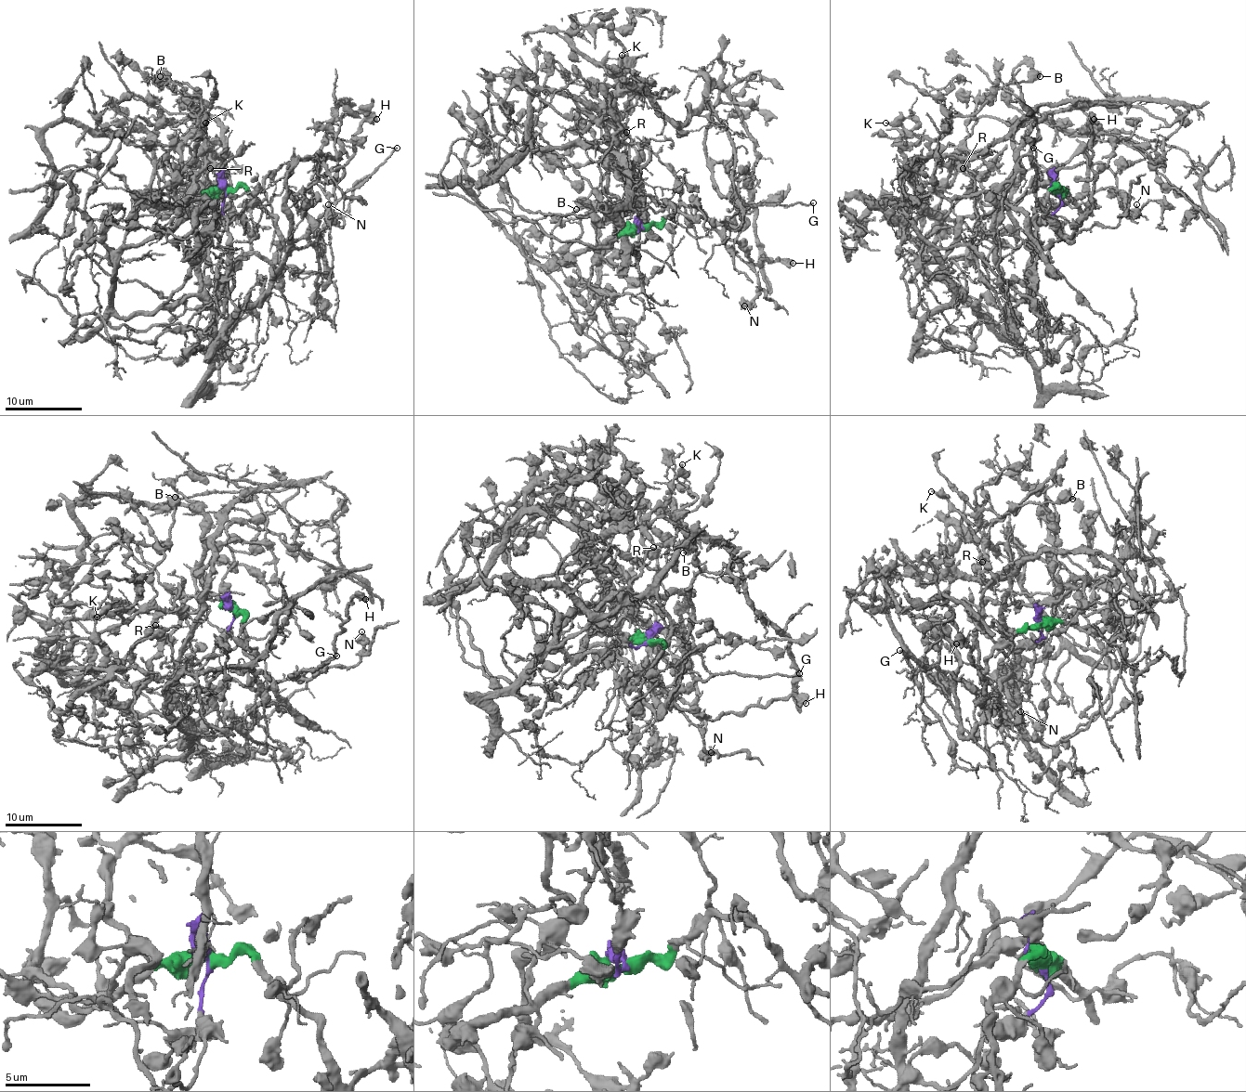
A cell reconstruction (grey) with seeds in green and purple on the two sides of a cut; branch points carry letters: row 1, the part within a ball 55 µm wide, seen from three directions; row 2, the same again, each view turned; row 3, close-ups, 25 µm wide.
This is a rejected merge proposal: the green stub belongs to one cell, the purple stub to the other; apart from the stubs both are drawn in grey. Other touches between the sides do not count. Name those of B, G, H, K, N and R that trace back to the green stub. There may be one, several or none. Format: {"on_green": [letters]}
{"on_green": ["G", "H", "N"]}

